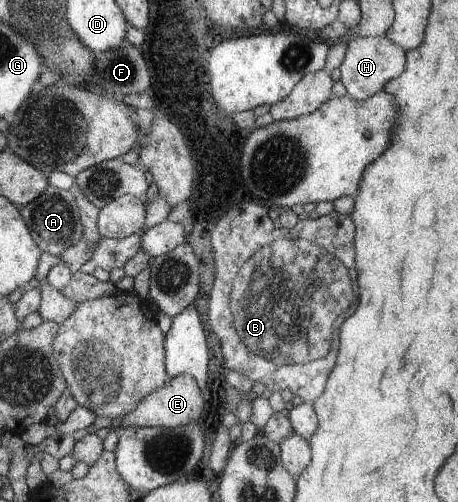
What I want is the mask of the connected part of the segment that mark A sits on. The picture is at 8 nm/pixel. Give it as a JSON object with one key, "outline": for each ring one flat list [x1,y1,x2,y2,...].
{"outline":[[57,187,49,188,33,202,20,207,20,213,41,252,60,256,64,250,82,239,82,224,78,213,78,204,71,190]]}

